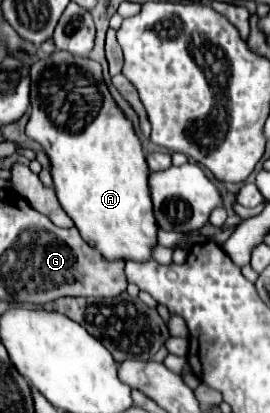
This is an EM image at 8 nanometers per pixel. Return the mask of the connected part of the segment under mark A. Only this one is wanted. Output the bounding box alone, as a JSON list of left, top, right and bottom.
[27,52,159,262]

